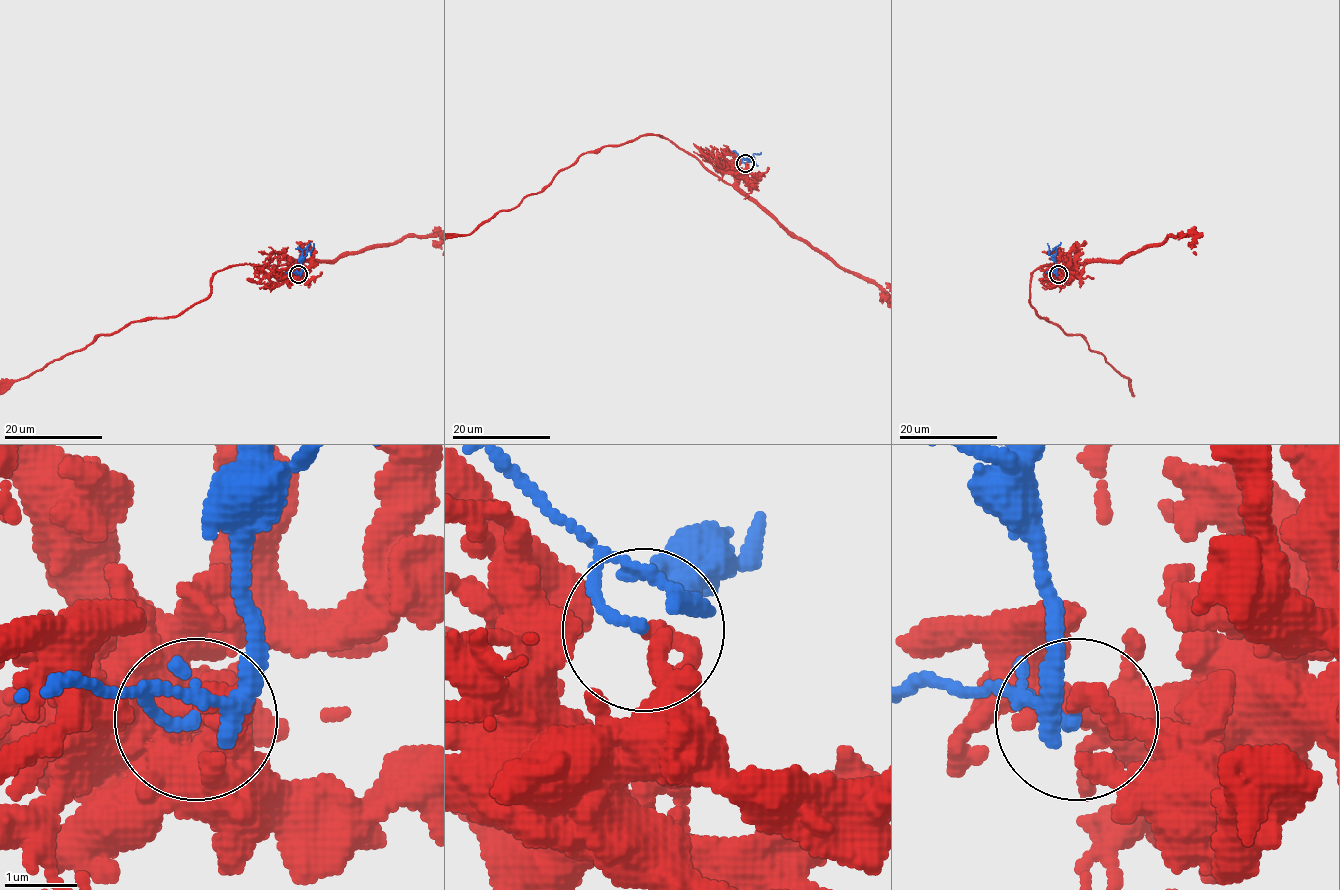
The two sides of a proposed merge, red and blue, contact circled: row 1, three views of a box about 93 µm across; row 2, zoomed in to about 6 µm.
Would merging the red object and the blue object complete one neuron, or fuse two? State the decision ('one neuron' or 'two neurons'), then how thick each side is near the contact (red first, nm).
two neurons | 240/130 nm

